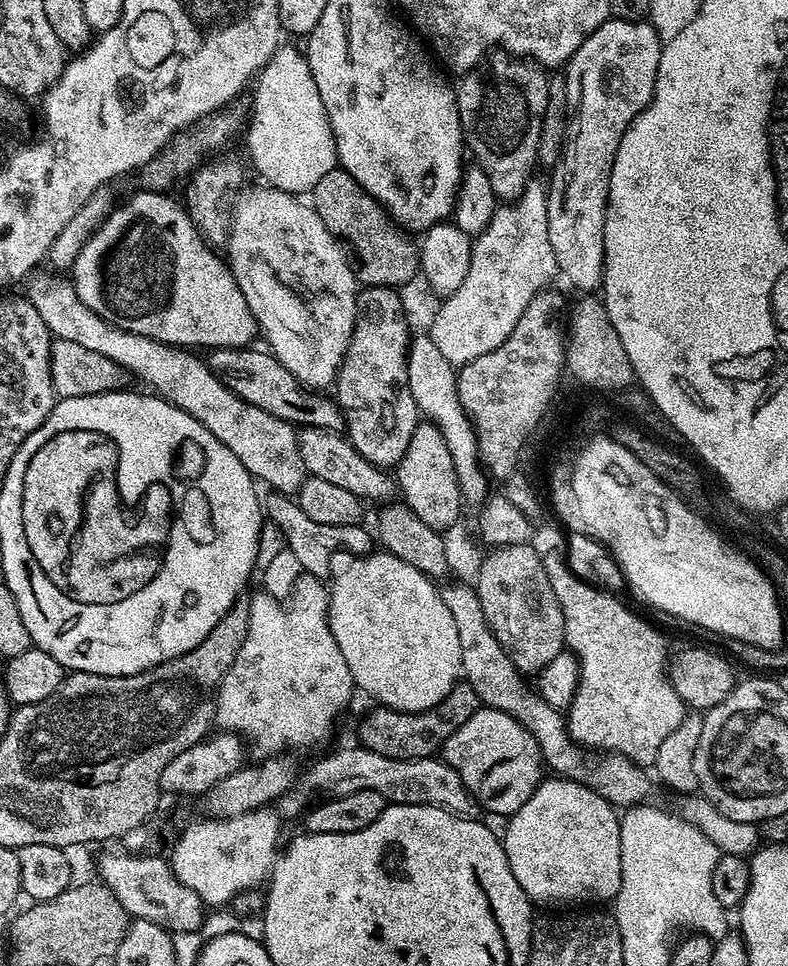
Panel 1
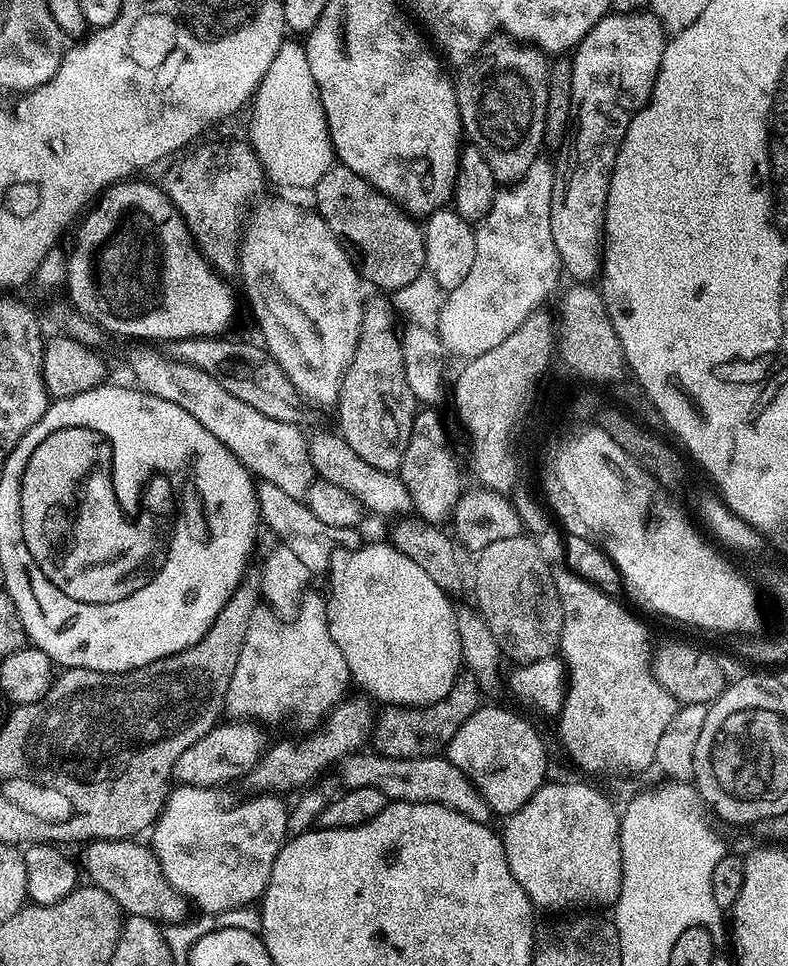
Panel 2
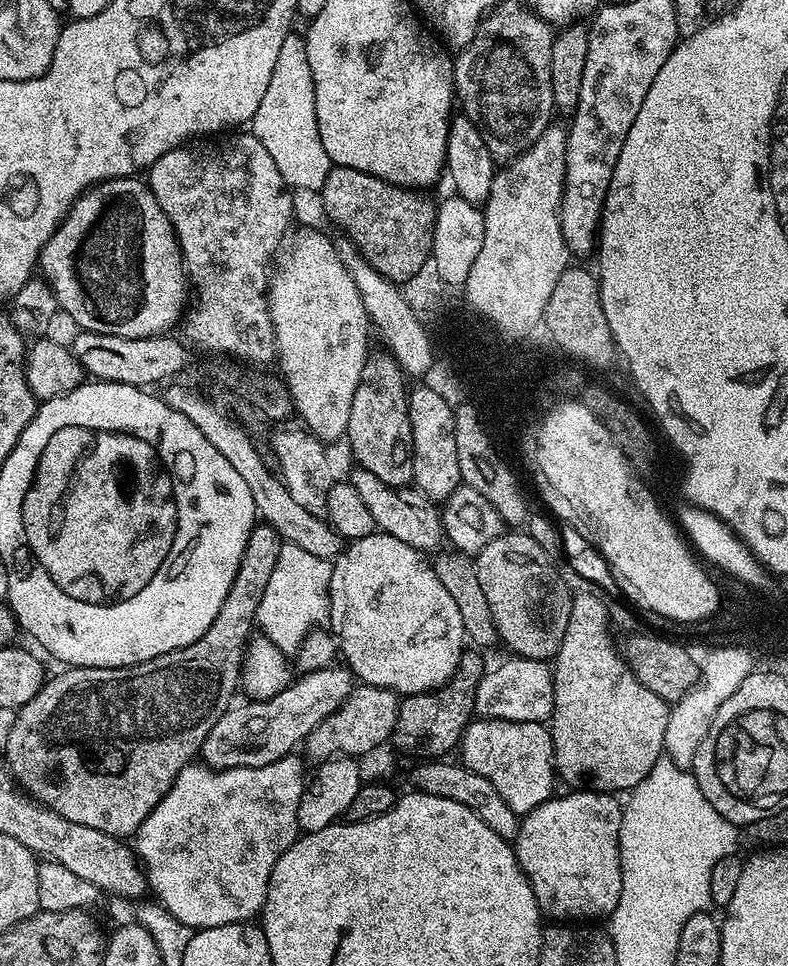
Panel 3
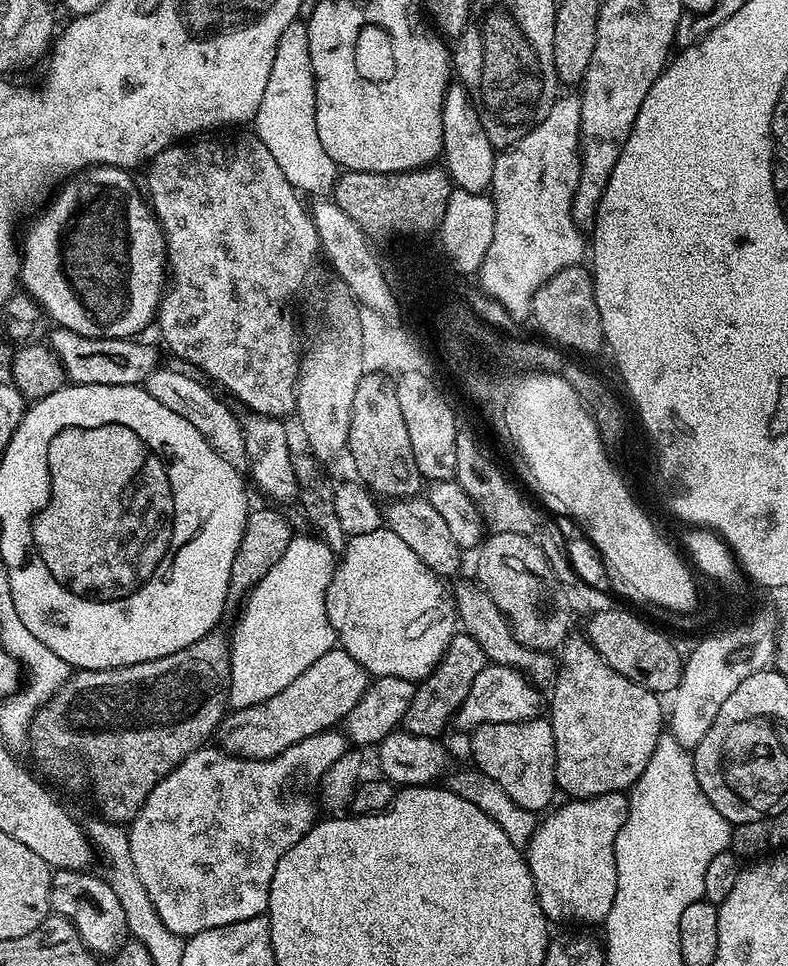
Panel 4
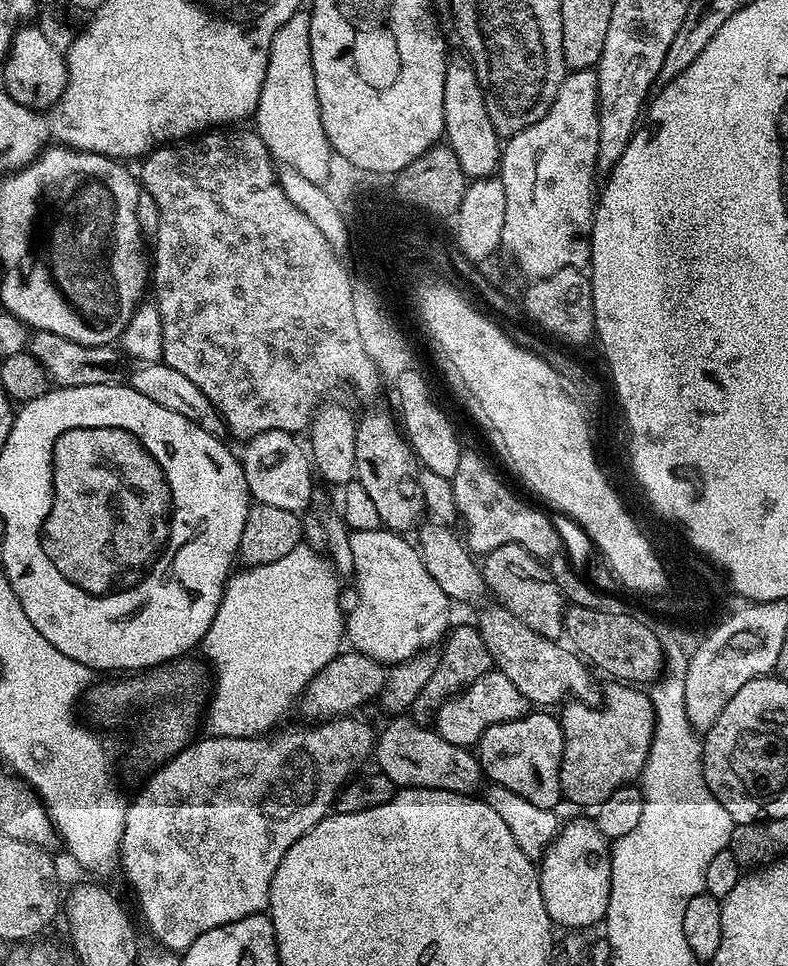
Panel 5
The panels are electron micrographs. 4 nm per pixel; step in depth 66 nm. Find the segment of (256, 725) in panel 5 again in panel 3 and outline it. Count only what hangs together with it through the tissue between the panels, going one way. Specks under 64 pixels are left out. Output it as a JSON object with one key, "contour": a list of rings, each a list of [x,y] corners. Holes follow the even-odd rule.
{"contour":[[[281,543],[278,566],[266,582],[266,594],[256,611],[256,621],[263,639],[266,639],[285,654],[299,653],[309,632],[323,625],[328,618],[328,583],[332,577],[333,561],[317,558],[302,550],[302,546]]]}

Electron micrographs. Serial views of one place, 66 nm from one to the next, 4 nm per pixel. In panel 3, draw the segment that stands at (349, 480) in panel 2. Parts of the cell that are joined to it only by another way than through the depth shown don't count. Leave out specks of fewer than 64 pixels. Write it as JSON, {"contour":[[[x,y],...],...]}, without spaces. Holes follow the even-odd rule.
{"contour":[[[356,466],[353,469],[350,483],[354,490],[358,490],[358,494],[362,494],[362,502],[366,502],[366,507],[370,509],[379,531],[398,538],[398,542],[406,542],[406,546],[415,548],[421,554],[429,554],[428,552],[432,551],[435,553],[435,548],[440,543],[445,543],[441,509],[427,496],[416,490],[401,491],[399,488],[391,488],[386,482],[382,482],[382,478],[375,477],[365,468]]]}

